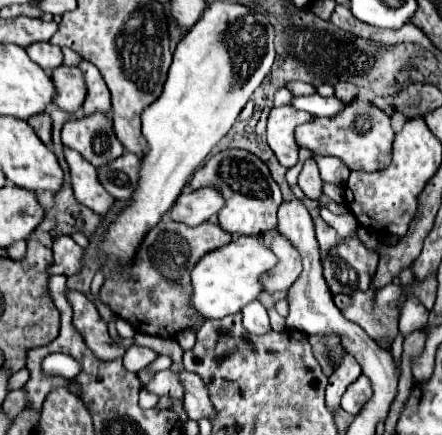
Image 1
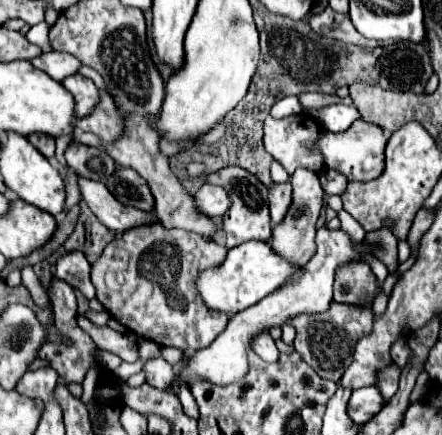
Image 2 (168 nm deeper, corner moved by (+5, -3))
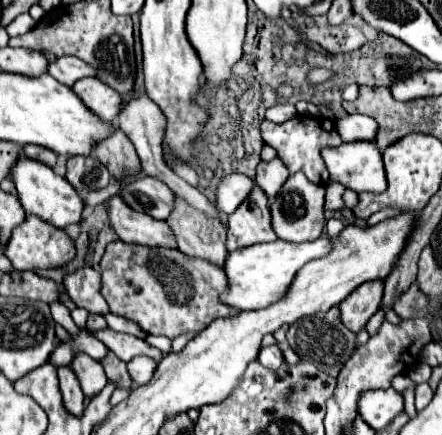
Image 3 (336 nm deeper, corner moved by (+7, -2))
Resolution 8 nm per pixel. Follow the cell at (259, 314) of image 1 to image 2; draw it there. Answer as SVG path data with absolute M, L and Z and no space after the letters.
M268 331L262 333L262 335L258 335L258 337L254 337L252 347L254 347L254 351L256 351L266 363L274 363L274 361L280 357L280 351L276 349L276 343L272 341L272 337L270 337Z

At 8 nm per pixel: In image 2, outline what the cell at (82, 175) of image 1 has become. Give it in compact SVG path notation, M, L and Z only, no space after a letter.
M80 177L78 179L80 191L82 191L82 199L86 201L86 205L94 211L94 215L112 231L116 233L124 233L132 227L140 227L140 225L150 225L150 223L158 223L158 219L150 213L144 213L140 209L122 205L108 189L102 181L90 181Z

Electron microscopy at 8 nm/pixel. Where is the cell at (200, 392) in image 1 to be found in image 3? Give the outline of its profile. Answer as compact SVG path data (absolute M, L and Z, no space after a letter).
M136 356L132 358L132 362L128 362L128 372L130 372L130 378L134 380L134 384L146 384L152 374L156 372L156 366L158 362L148 358L148 356Z

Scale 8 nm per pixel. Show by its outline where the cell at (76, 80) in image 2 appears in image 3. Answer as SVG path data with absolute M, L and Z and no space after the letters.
M80 78L72 86L72 90L84 102L84 106L88 106L88 110L100 120L112 122L118 114L118 104L122 100L120 94L116 94L116 90L112 90L98 78Z

